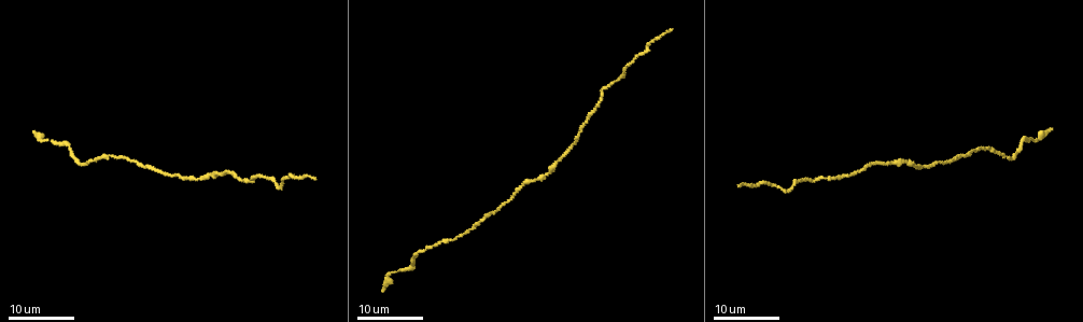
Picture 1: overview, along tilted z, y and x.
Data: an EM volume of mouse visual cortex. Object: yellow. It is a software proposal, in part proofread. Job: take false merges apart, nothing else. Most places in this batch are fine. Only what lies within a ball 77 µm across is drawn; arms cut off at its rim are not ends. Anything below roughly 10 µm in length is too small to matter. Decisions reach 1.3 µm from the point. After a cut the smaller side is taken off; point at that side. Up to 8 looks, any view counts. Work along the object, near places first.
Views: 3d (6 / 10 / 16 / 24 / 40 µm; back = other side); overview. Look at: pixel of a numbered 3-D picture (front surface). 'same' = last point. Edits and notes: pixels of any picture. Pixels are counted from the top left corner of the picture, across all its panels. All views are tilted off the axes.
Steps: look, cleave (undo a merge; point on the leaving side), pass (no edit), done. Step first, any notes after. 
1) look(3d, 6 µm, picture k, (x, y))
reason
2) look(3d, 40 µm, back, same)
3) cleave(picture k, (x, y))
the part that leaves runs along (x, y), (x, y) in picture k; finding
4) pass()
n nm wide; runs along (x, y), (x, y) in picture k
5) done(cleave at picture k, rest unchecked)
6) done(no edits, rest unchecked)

look(3d, 16 µm, picture 1, (586, 122))
thick turns thin

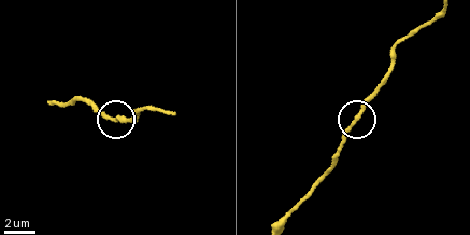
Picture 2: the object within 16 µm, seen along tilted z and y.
look(3d, 10 µm, picture 2, (356, 115))

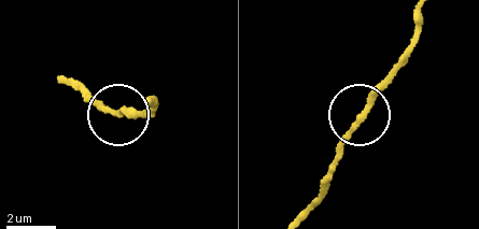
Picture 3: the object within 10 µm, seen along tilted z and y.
pass()
runs along (307, 216), (354, 125), (406, 53) in picture 3; one neuron here

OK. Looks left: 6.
look(3d, 24 µm, picture 1, (616, 80))
sudden change in width

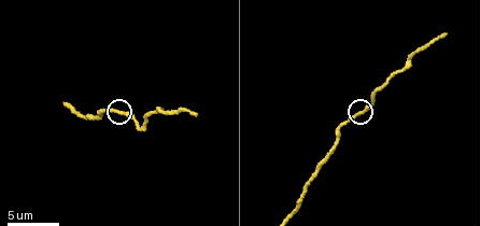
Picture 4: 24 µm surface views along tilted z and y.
look(3d, 10 µm, picture 4, (358, 112))

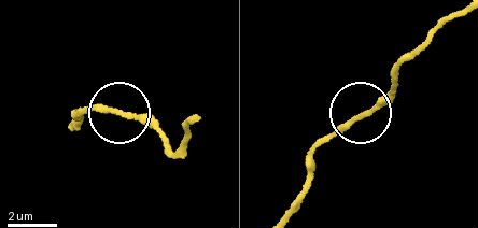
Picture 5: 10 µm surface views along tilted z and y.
pass()
runs along (290, 211), (314, 152), (373, 112), (395, 84) in picture 5; continuous, no second neuron

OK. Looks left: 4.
look(3d, 24 µm, picture 1, (111, 155))
calibre changes

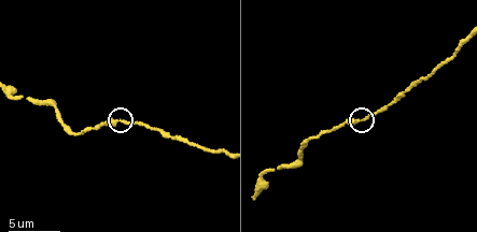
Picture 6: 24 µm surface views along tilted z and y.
look(3d, 10 µm, picture 6, (124, 121))

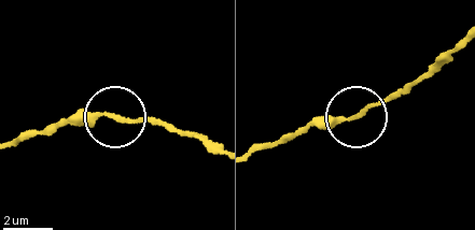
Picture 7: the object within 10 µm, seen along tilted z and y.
look(3d, 10 µm, back, picture 7, (356, 116))

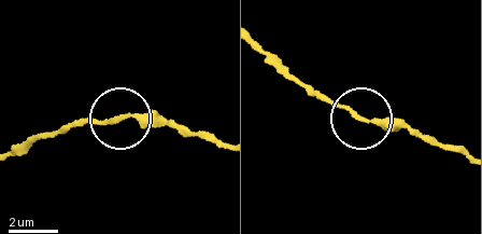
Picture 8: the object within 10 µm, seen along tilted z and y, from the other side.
pass()
runs along (20, 152), (40, 139), (93, 122), (139, 115), (176, 121) in picture 8; one neuron here

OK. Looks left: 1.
look(3d, 10 µm, picture 6, (79, 132))
thick turns thin

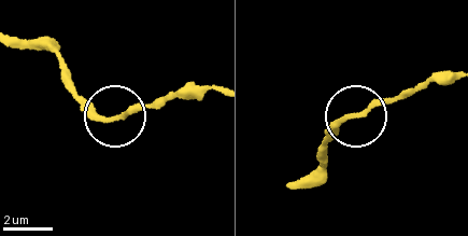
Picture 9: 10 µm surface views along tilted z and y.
pass()
runs along (215, 91), (170, 93), (107, 116), (68, 87) in picture 9; one neuron here

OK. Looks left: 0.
done(no edits, rest unchecked)

